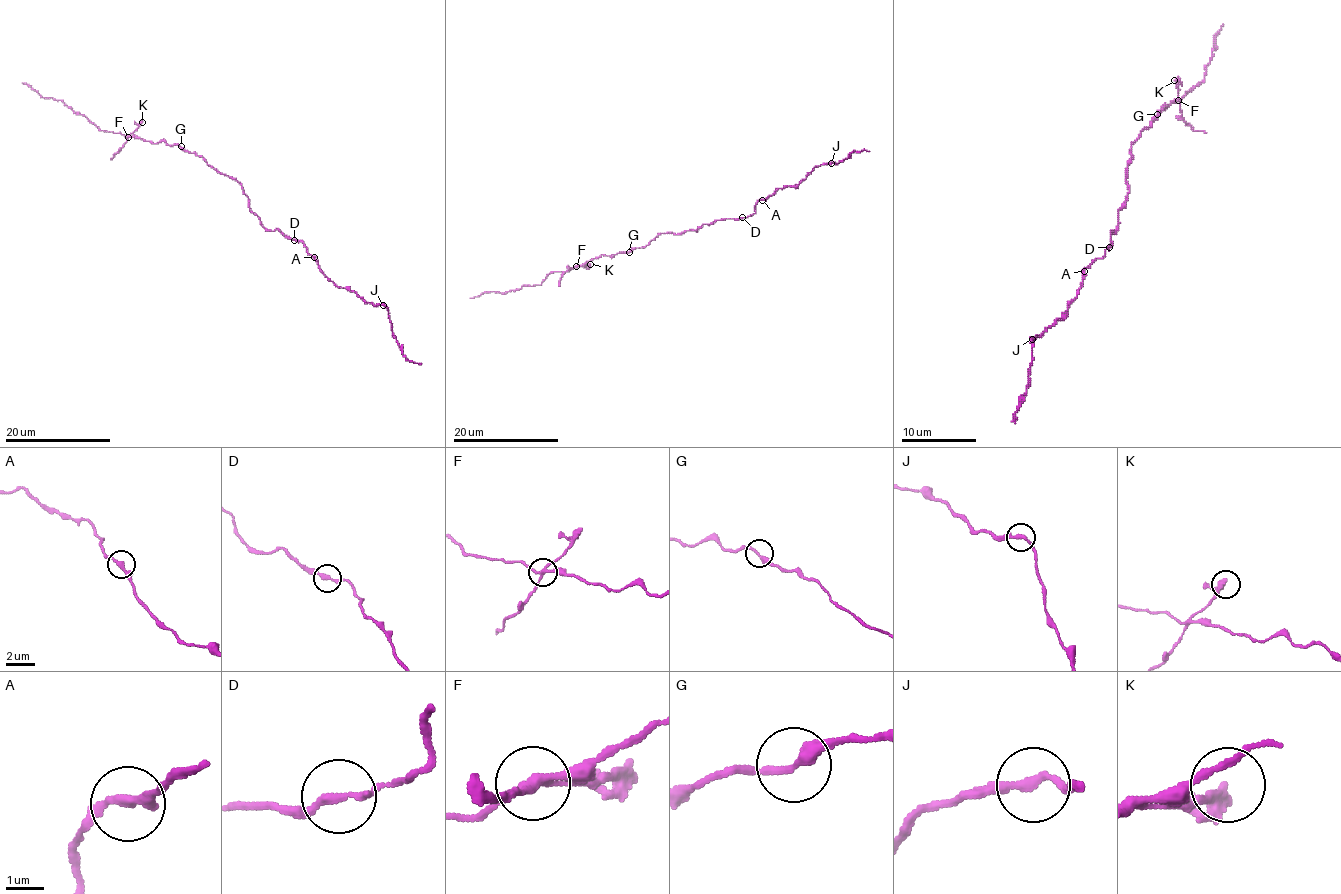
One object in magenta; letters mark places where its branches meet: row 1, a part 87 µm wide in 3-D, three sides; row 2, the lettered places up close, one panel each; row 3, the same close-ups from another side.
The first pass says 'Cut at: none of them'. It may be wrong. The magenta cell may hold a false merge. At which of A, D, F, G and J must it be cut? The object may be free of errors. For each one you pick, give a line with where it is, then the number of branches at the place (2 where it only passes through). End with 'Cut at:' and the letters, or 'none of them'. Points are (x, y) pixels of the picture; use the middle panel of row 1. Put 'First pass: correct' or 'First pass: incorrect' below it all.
F: Place: (576, 266). Branches: 4
Cut at: F
First pass: incorrect

